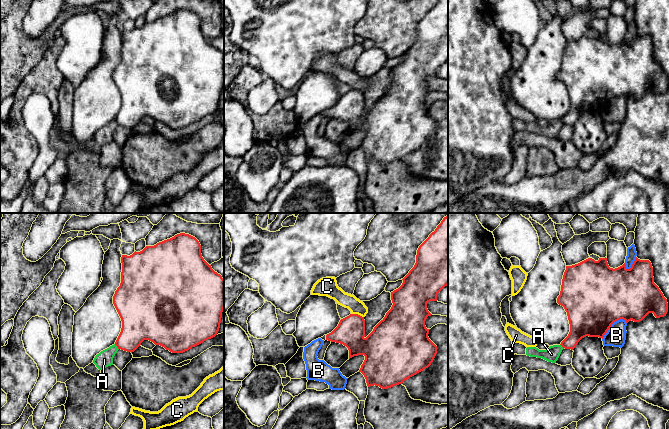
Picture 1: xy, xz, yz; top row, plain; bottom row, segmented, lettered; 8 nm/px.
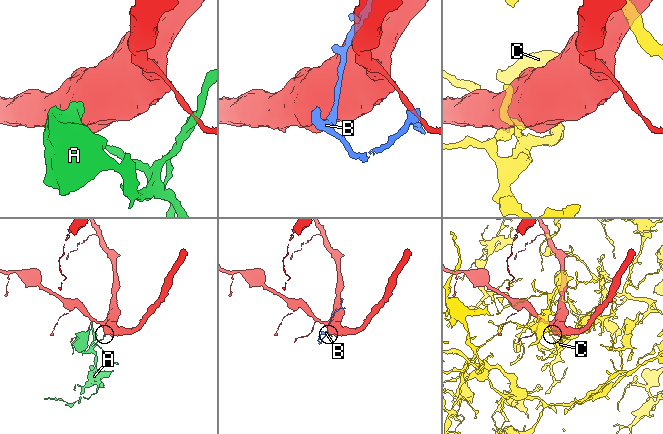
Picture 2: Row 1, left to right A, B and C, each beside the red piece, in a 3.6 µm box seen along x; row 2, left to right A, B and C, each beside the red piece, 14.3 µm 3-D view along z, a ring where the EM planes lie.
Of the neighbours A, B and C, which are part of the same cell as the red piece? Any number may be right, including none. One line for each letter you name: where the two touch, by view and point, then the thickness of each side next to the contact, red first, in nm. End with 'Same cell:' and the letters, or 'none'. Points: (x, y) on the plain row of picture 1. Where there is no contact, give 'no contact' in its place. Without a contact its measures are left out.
Same cell: none

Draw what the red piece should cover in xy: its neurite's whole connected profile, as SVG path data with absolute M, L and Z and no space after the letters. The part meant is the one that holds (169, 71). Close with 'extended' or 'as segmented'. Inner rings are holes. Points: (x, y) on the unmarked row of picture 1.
M185 9L177 10L174 13L159 18L154 22L146 22L140 28L135 27L130 32L122 31L121 39L121 59L113 72L113 80L122 97L121 108L115 118L118 125L132 129L144 116L149 116L155 121L160 121L172 129L183 129L217 111L224 85L224 55L220 50L212 45L211 41L204 36L201 30L201 21L195 13Z; as segmented

